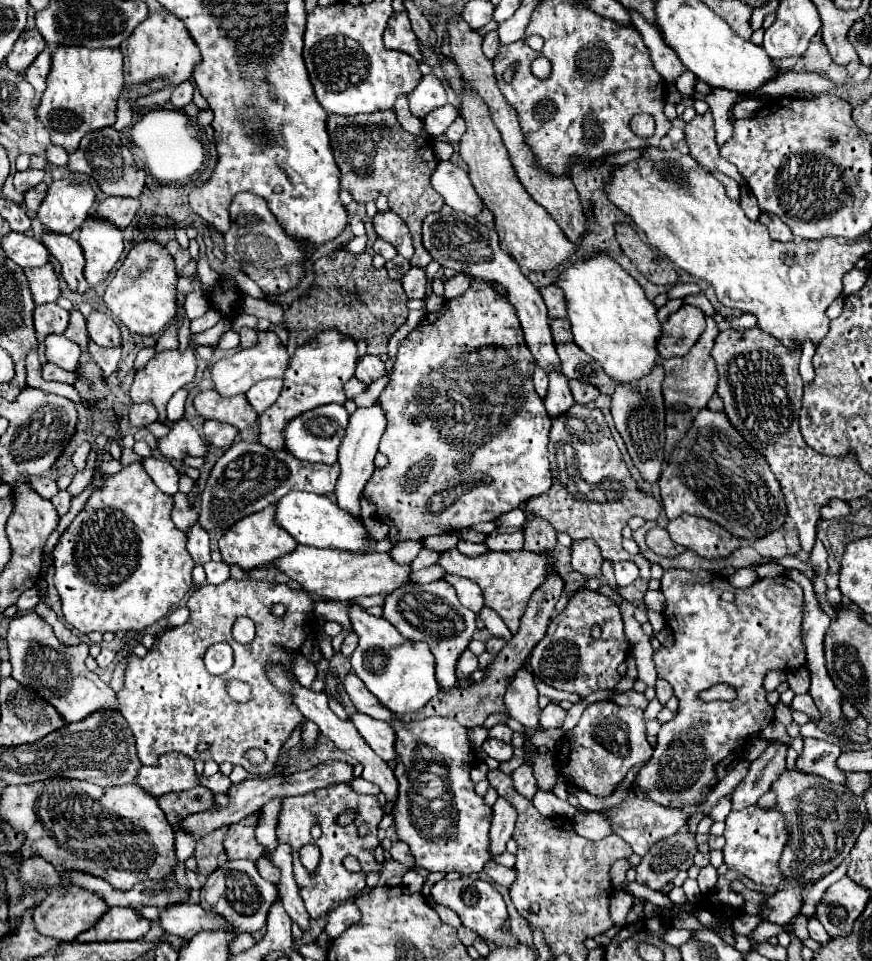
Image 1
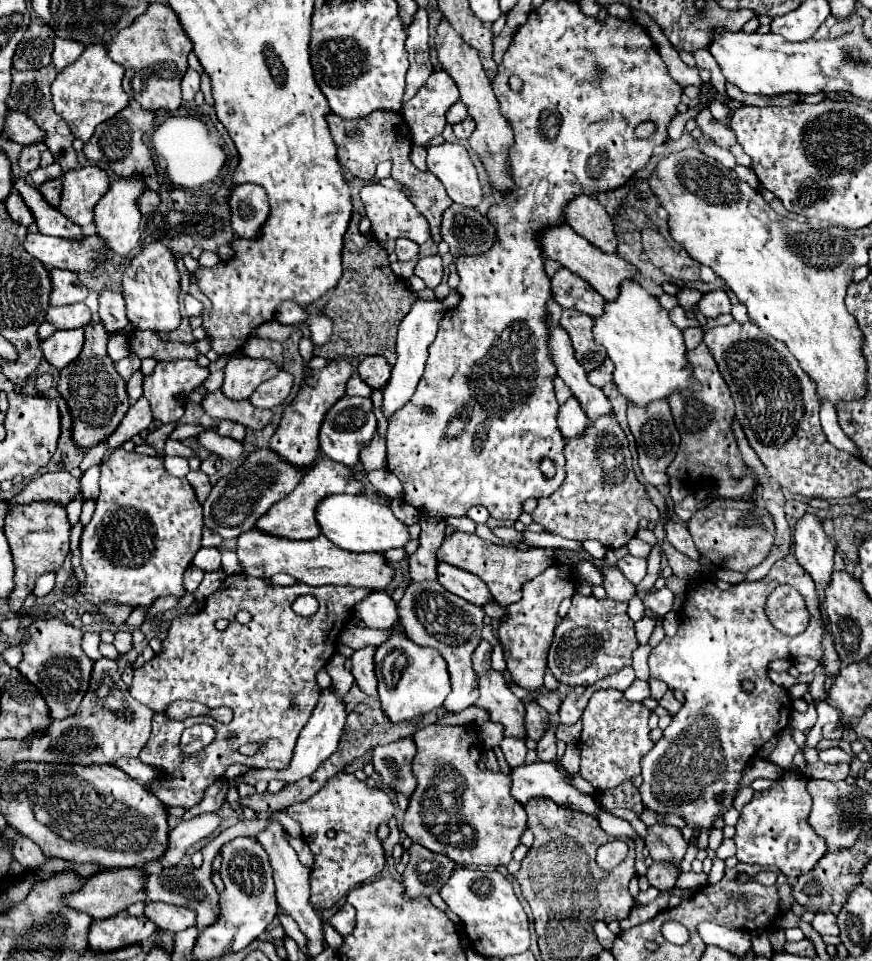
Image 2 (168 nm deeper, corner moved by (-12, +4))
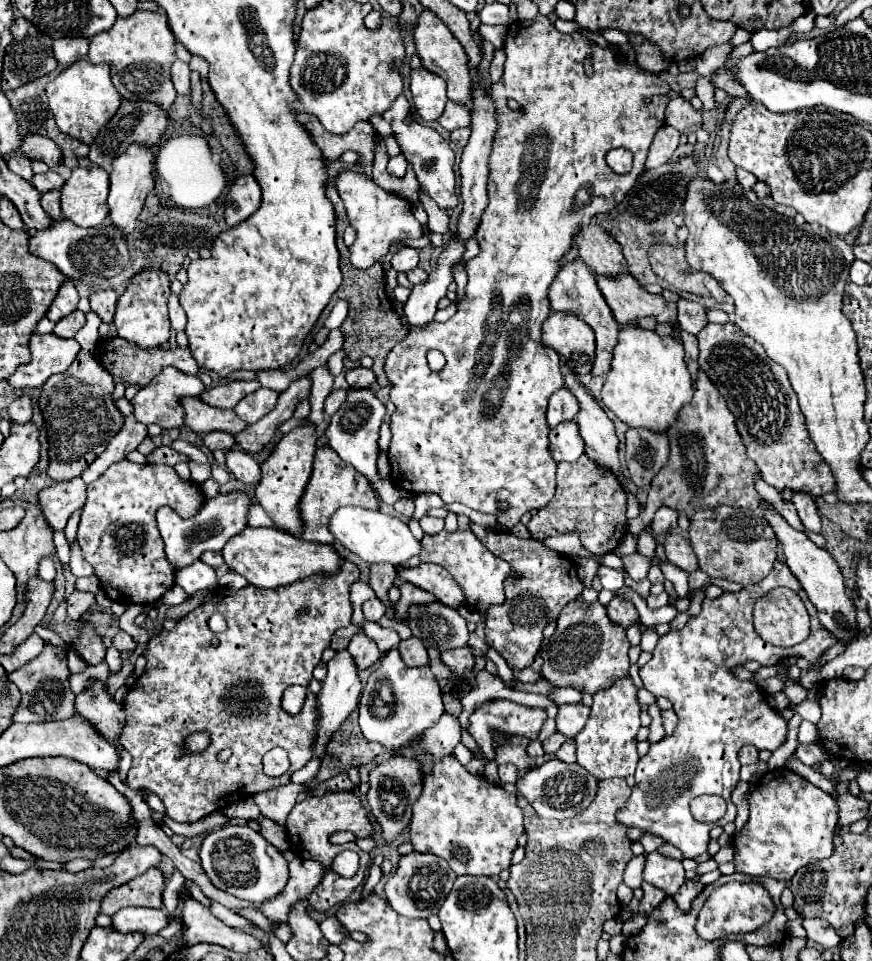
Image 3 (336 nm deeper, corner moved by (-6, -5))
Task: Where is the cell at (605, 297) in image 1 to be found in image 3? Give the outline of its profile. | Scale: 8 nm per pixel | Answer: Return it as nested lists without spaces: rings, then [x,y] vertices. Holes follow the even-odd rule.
[[[635,322],[621,326],[615,346],[611,370],[601,390],[601,400],[629,428],[645,428],[649,432],[667,432],[683,404],[693,398],[693,380],[685,364],[683,346],[671,336],[657,336],[651,330],[641,330]]]

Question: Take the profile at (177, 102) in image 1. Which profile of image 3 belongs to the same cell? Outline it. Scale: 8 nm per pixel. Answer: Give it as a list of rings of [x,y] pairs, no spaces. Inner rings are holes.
[[[175,60],[173,66],[171,66],[171,80],[175,84],[175,90],[177,94],[187,94],[189,92],[189,76],[191,76],[191,68],[189,64],[181,62],[181,60]]]

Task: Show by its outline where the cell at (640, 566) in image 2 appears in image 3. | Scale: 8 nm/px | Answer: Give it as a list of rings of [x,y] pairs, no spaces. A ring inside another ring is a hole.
[[[599,566],[599,574],[597,576],[601,578],[601,586],[605,590],[611,590],[611,592],[615,592],[617,588],[621,588],[623,582],[625,582],[625,572],[613,570],[609,566]]]

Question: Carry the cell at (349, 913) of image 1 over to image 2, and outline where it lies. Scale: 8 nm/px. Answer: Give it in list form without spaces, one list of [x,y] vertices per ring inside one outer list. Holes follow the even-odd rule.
[[[345,903],[343,909],[339,909],[339,911],[329,919],[329,923],[335,927],[335,931],[337,931],[341,937],[349,935],[349,933],[353,931],[353,927],[355,927],[355,909],[353,909],[349,903]]]

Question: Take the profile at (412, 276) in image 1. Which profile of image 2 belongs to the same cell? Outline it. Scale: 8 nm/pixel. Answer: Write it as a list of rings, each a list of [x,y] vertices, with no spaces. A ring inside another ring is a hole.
[[[433,255],[433,257],[421,257],[417,267],[415,267],[415,275],[419,279],[423,279],[423,283],[429,289],[435,289],[441,283],[441,275],[443,275],[443,265],[441,265],[441,257]]]

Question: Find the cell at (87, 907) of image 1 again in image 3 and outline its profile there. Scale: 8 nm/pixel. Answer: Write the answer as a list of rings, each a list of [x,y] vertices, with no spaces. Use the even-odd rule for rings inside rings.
[[[149,868],[145,874],[129,880],[113,888],[103,904],[101,912],[113,916],[119,908],[125,906],[145,906],[145,908],[161,908],[163,906],[163,890],[165,890],[165,876],[159,868]]]

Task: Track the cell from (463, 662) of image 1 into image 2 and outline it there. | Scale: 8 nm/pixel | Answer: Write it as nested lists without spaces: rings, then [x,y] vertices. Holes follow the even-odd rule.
[[[481,641],[475,649],[473,667],[479,677],[479,699],[475,705],[487,709],[491,721],[503,723],[505,735],[525,739],[525,705],[507,689],[503,675],[491,667],[491,645],[487,641]]]

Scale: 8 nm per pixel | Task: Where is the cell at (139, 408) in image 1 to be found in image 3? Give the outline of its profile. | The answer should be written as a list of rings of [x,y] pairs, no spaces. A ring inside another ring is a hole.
[[[133,414],[127,416],[123,428],[109,442],[109,446],[105,448],[105,452],[101,452],[101,456],[91,466],[85,468],[85,472],[81,476],[83,482],[85,484],[91,484],[93,480],[97,480],[111,464],[123,460],[127,456],[127,452],[135,450],[143,442],[145,436],[147,436],[147,426],[143,426],[141,422],[137,422]]]

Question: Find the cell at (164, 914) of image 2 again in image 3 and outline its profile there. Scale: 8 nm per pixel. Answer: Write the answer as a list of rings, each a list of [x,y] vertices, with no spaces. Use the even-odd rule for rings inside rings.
[[[123,908],[111,916],[111,926],[117,932],[141,932],[141,934],[157,934],[167,926],[167,912],[163,908]]]

